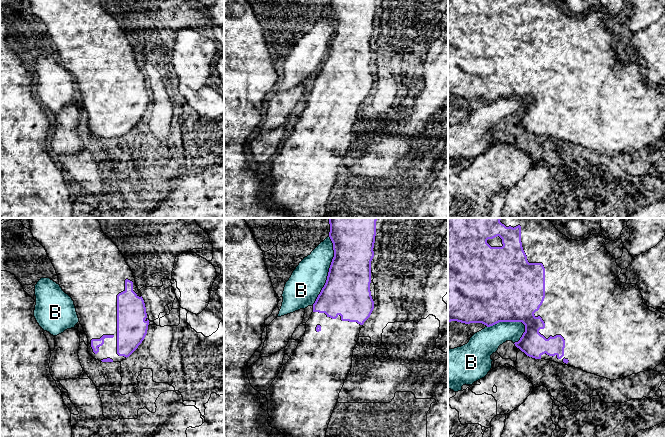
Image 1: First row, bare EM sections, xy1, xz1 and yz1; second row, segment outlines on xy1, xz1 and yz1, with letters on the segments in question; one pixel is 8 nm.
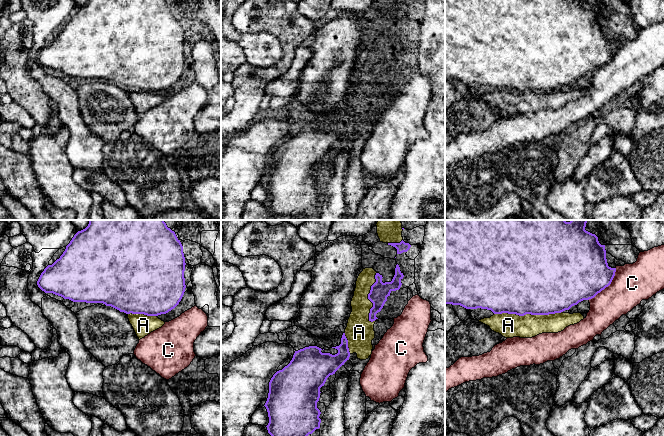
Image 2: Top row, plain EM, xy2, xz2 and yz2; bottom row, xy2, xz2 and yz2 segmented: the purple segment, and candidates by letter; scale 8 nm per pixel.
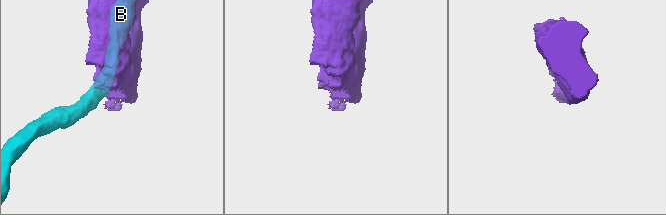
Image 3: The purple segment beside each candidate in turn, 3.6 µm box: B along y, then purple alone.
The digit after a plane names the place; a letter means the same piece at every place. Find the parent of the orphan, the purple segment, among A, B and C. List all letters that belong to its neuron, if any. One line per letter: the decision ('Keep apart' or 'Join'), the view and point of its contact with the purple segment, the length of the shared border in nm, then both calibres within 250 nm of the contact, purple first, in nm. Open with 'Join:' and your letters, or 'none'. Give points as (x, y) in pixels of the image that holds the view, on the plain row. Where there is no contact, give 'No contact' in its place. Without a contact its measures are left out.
Join: none
A: Keep apart. Touches purple at yz2 (528, 89). Shared border 550 nm. Thickness 500 nm (purple) against 190 nm
B: Keep apart. Touches purple at xz1 (329, 46). Shared border 550 nm. Thickness 380 nm (purple) against 280 nm
C: Keep apart. Touches purple at yz2 (606, 62). Shared border 340 nm. Thickness 460 nm (purple) against 320 nm

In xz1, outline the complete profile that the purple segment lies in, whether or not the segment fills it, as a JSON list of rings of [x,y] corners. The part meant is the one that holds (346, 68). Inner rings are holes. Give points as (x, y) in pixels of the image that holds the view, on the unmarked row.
[[[330,0],[334,33],[326,59],[313,80],[304,111],[266,171],[268,200],[285,210],[288,218],[323,218],[326,214],[360,106],[374,85],[370,59],[375,12],[376,0]]]

